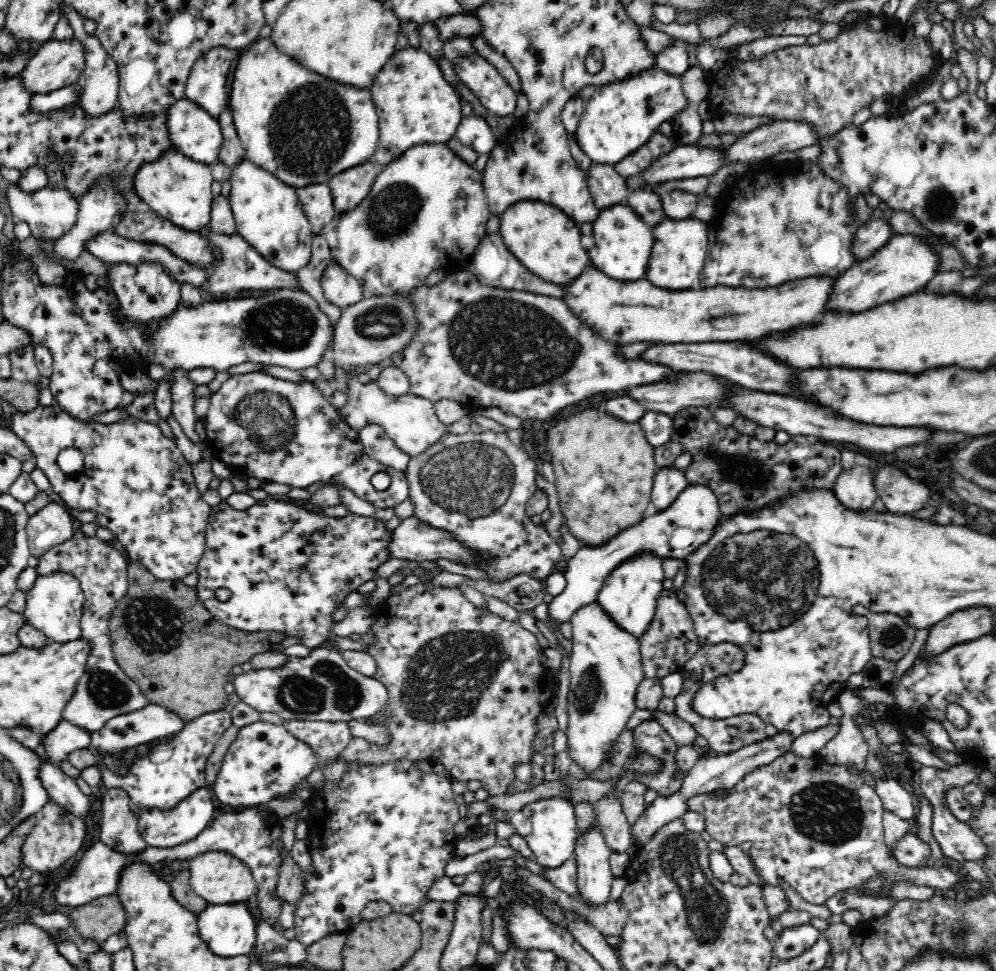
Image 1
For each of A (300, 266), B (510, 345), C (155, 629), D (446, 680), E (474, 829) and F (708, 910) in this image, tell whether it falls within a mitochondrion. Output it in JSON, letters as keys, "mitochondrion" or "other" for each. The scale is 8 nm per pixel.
{"A":"other","B":"mitochondrion","C":"mitochondrion","D":"mitochondrion","E":"other","F":"mitochondrion"}

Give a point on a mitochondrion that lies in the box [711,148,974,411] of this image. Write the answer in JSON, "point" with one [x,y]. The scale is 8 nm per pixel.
{"point":[937,205]}

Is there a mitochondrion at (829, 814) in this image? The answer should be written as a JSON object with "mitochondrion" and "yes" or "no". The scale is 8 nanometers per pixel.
{"mitochondrion":"yes"}

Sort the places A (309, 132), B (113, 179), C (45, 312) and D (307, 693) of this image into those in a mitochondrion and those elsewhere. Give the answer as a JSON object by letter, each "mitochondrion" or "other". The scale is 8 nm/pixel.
{"A":"mitochondrion","B":"other","C":"other","D":"mitochondrion"}

